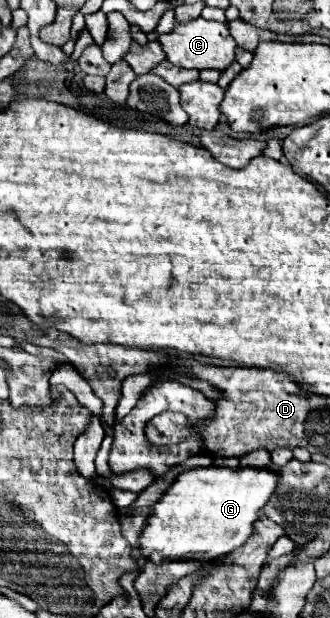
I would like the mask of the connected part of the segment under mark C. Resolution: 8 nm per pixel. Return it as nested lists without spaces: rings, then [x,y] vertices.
[[[196,18],[186,24],[176,24],[170,34],[160,36],[158,40],[166,52],[168,62],[172,62],[174,66],[196,70],[214,68],[222,72],[236,60],[236,40],[230,36],[228,24],[224,22],[210,22],[204,18]]]

